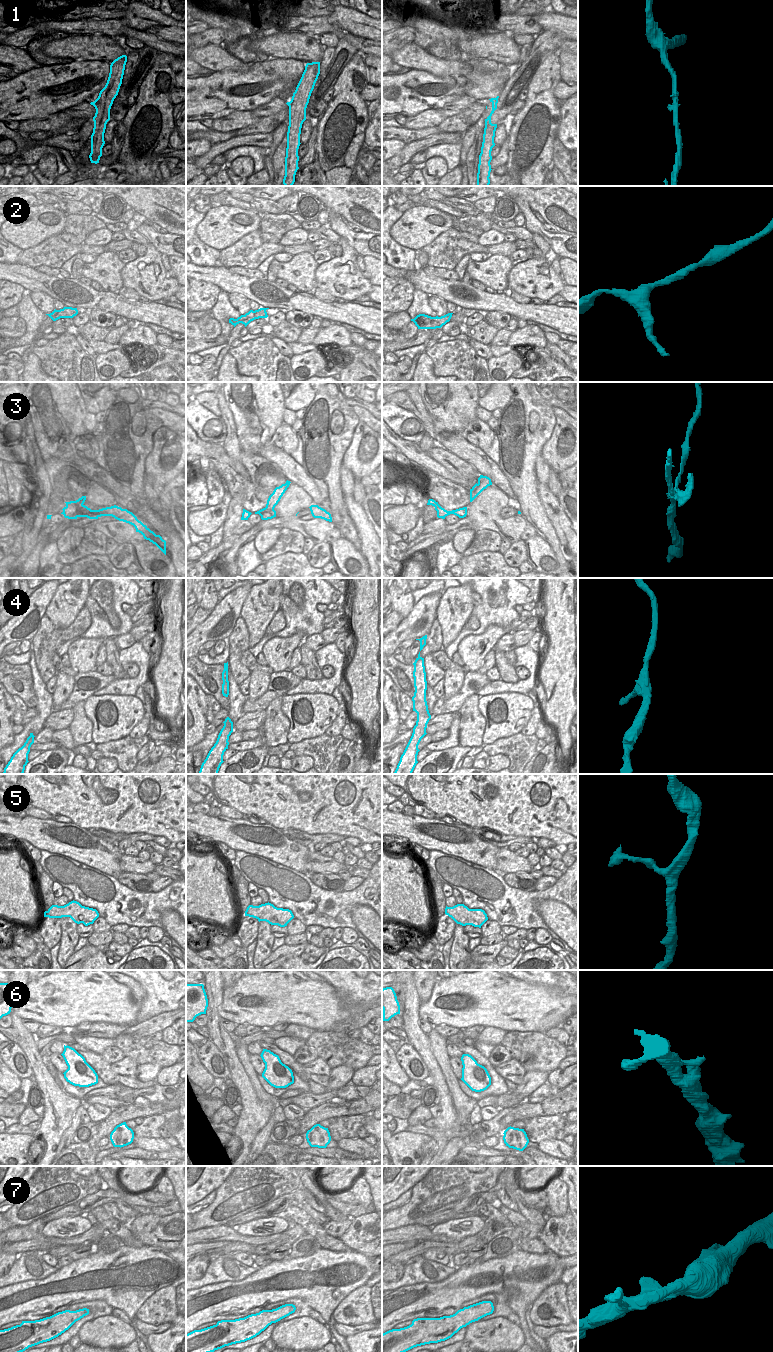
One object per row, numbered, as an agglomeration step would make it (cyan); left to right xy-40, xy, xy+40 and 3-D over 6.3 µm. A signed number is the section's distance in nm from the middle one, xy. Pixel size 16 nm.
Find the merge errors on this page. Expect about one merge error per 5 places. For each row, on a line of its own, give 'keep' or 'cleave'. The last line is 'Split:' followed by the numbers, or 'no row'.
1: keep
2: keep
3: cleave
4: keep
5: keep
6: keep
7: keep
Split: 3

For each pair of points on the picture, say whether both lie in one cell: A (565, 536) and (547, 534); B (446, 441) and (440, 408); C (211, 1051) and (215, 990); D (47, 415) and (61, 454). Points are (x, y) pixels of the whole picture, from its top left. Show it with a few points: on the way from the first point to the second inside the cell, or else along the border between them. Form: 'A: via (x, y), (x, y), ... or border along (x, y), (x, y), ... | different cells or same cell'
A: border along (545, 513), (554, 529), (563, 556) | different cells
B: border along (431, 415), (447, 431), (463, 438) | different cells
C: border along (210, 1040), (226, 1061) | different cells
D: via (55, 425), (56, 441), (59, 444) | same cell

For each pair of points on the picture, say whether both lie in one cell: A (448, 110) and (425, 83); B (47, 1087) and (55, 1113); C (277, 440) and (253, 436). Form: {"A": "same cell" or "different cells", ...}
{"A": "different cells", "B": "same cell", "C": "different cells"}

